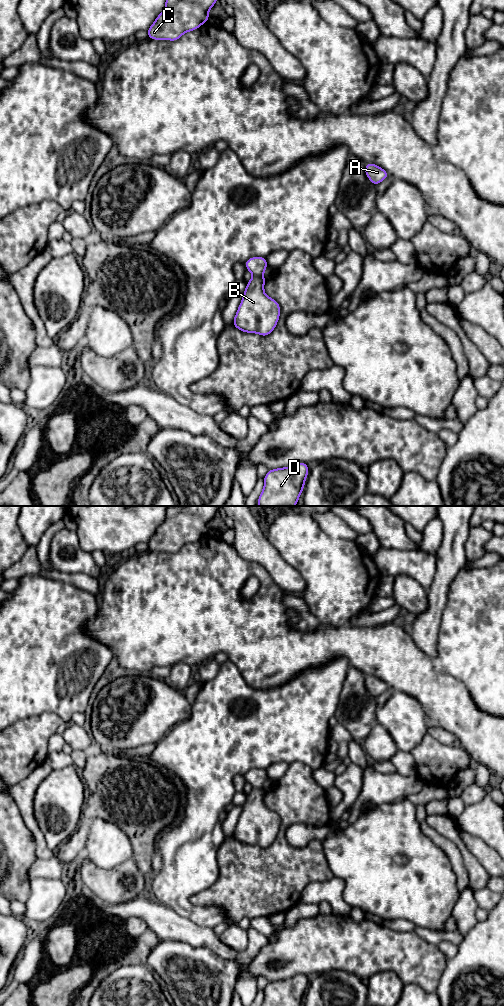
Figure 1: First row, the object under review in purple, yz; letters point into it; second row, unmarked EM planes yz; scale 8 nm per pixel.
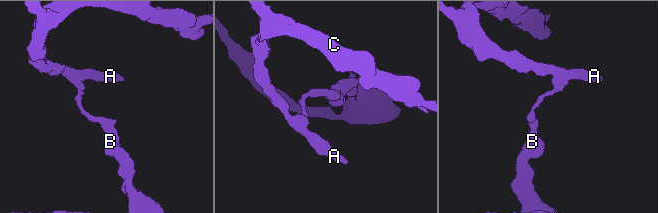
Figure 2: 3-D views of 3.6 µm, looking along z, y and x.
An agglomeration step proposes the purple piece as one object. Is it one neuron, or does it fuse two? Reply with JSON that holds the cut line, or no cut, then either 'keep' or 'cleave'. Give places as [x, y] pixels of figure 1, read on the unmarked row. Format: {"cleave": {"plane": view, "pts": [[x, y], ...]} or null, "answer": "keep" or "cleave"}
{"cleave": {"plane": "yz", "pts": [[253, 787], [262, 789]]}, "answer": "cleave"}

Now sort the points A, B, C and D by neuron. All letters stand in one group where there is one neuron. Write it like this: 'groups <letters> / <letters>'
groups A C / B D

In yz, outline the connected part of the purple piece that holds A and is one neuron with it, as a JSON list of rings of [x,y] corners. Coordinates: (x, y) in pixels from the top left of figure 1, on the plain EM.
[[[366,675],[365,685],[366,685],[366,688],[369,690],[369,692],[374,697],[379,696],[389,688],[384,681],[372,675]]]

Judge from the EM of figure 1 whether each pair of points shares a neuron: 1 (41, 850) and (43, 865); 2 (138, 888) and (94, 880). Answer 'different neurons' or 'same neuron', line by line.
1: different neurons
2: same neuron

